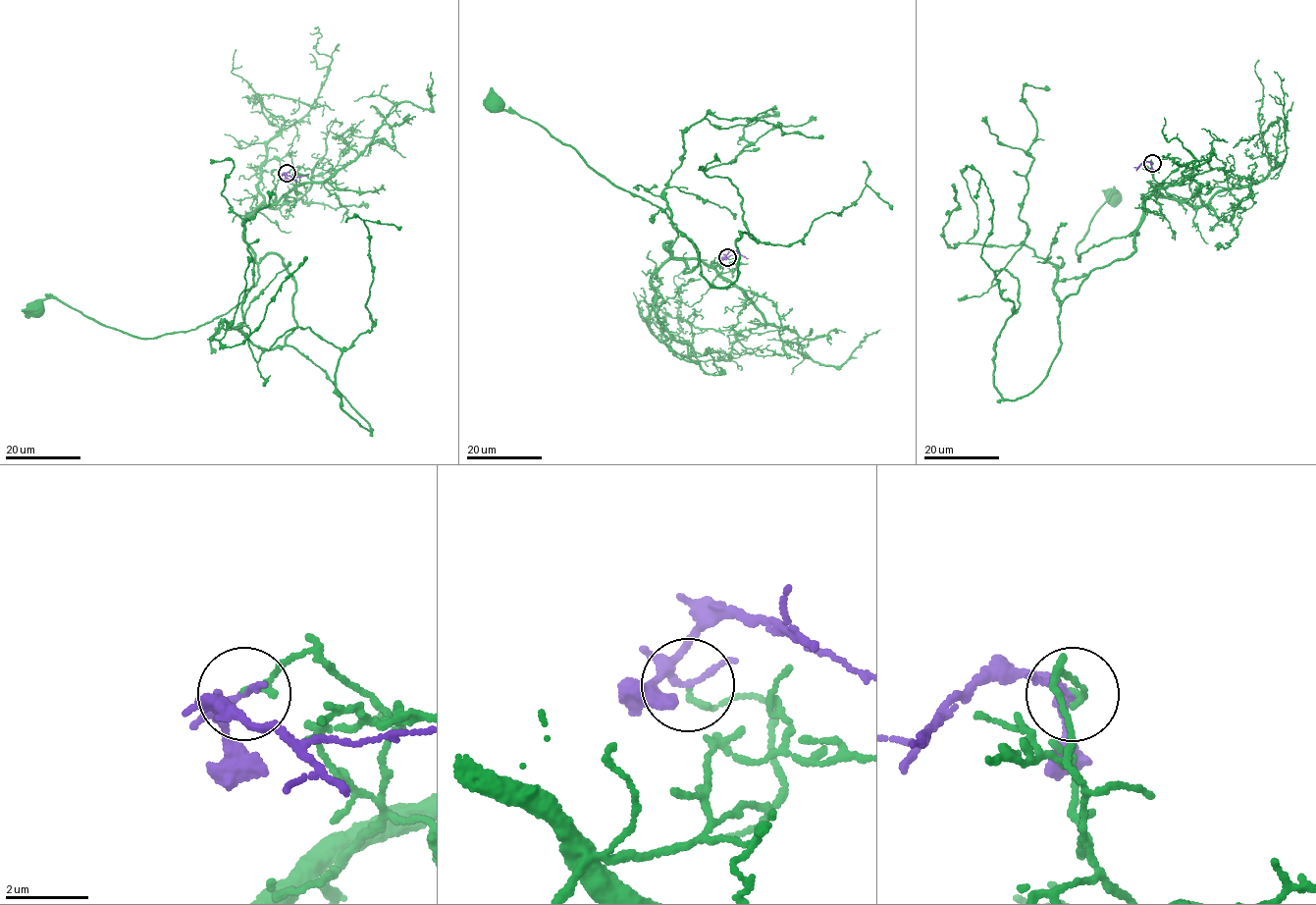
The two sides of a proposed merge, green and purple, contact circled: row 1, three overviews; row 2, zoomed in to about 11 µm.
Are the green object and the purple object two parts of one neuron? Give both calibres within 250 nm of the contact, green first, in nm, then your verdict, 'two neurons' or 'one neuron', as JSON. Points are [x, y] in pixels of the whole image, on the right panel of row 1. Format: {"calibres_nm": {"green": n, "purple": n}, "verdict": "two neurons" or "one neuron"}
{"calibres_nm": {"green": 160, "purple": 180}, "verdict": "two neurons"}

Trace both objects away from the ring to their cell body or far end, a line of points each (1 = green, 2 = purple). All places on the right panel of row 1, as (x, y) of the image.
1: (1152, 163), (1162, 195), (1147, 198), (1139, 226), (1079, 261), (1077, 245), (1114, 196)
2: (1152, 163), (1142, 163), (1136, 168)

